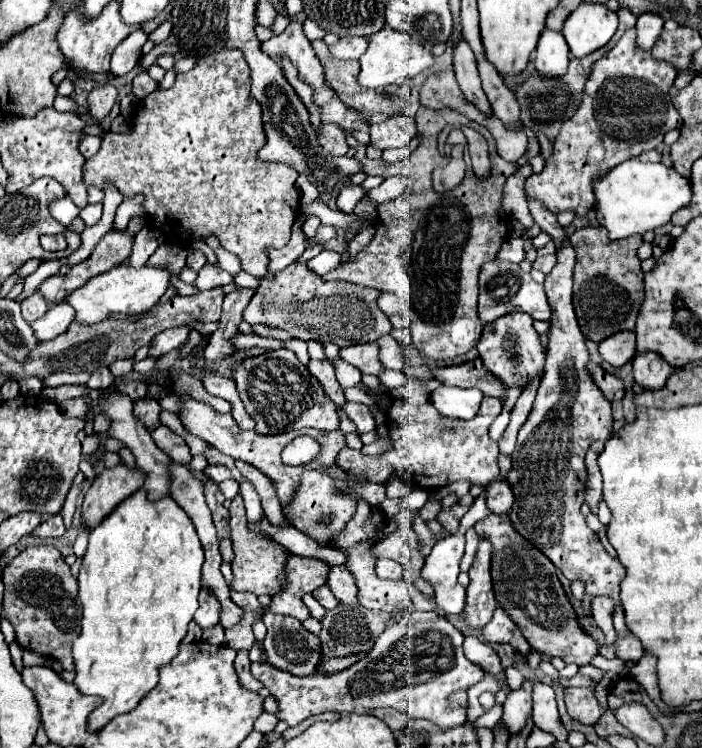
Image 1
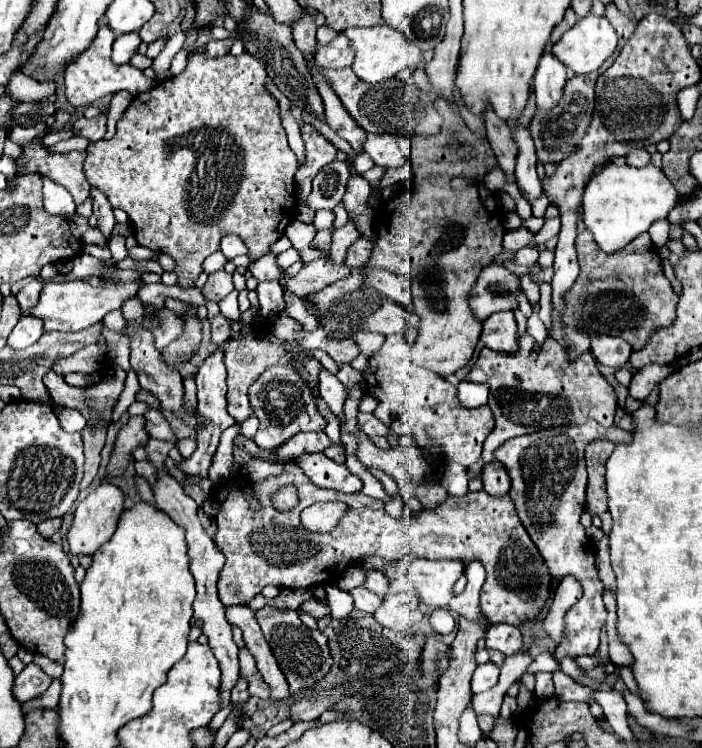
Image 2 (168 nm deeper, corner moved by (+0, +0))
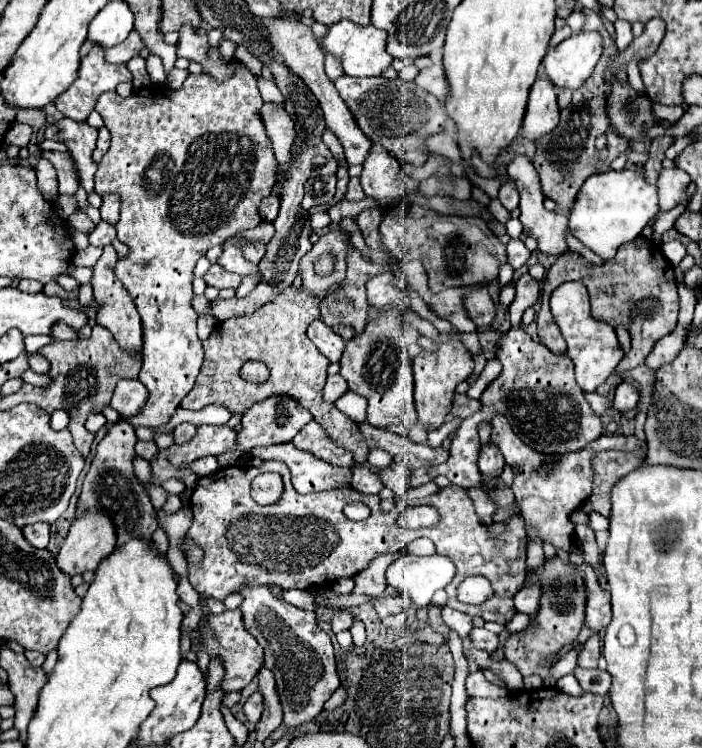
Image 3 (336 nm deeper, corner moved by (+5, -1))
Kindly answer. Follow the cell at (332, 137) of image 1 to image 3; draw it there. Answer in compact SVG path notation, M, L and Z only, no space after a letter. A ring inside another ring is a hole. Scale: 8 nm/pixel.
M264 103L260 107L260 117L266 127L266 135L274 145L274 155L278 163L290 165L290 143L294 143L294 121L284 111L284 103Z

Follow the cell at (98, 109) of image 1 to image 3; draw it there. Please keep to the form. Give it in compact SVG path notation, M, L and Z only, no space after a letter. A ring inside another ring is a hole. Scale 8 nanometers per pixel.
M60 119L46 127L44 137L50 141L66 143L72 159L80 167L80 179L84 189L88 193L94 191L94 171L98 165L92 161L92 151L96 147L98 131L88 123L74 123L72 119Z

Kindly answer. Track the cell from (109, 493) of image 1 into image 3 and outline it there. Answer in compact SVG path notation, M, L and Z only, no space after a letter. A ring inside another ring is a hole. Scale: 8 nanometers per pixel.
M90 511L90 515L84 515L82 519L72 523L64 539L64 545L56 555L56 565L68 577L82 575L84 571L96 571L98 565L114 553L114 549L116 549L116 535L114 535L114 527L110 527L110 519L106 519L102 511Z

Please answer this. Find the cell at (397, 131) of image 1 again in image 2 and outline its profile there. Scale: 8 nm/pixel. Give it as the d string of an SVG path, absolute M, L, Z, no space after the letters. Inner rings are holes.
M367 134L363 150L385 168L397 168L409 160L409 140L403 134Z

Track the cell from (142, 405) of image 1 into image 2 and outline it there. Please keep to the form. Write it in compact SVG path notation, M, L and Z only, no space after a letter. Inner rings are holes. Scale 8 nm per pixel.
M131 416L129 422L119 430L115 450L111 454L111 462L107 466L107 474L117 476L125 470L127 462L131 460L131 452L137 446L145 446L149 440L149 434L145 430L145 420L143 416Z

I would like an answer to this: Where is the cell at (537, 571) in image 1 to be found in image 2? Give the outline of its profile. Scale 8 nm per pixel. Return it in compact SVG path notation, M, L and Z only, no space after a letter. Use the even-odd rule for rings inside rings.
M287 464L279 478L267 478L267 480L255 484L245 484L243 480L225 482L217 492L217 500L221 502L221 510L215 516L215 522L217 522L215 542L227 558L227 562L223 566L223 572L219 574L219 584L217 586L219 586L219 600L225 606L247 604L251 598L255 598L269 584L277 586L277 588L309 588L313 584L335 582L335 580L339 580L341 572L347 566L355 564L365 554L383 556L387 560L401 560L407 554L415 554L419 558L429 558L429 560L461 558L463 562L467 562L467 558L479 558L483 562L485 570L487 570L487 578L485 578L485 584L481 588L483 614L489 618L489 622L505 622L505 624L511 624L519 630L531 628L535 624L537 614L545 606L545 600L549 600L549 596L551 596L551 580L553 578L549 574L549 568L545 566L545 560L541 558L539 550L533 546L529 534L525 532L523 524L519 522L519 518L515 514L515 506L513 506L509 496L507 498L491 498L485 490L467 492L461 498L449 496L447 502L441 504L439 508L413 512L407 520L399 522L399 520L391 518L385 512L381 500L369 498L363 492L359 492L359 494L341 494L337 490L319 488L303 474L303 470L299 466ZM281 486L295 486L297 496L299 496L297 506L287 510L287 512L281 512L272 505L272 496L277 490L281 490ZM243 492L255 494L261 500L263 508L259 512L251 512L249 504L245 502ZM333 500L345 502L349 506L349 512L341 518L339 526L329 534L305 532L301 528L301 522L299 522L299 514L303 512L303 508L307 508L315 502L333 502Z

